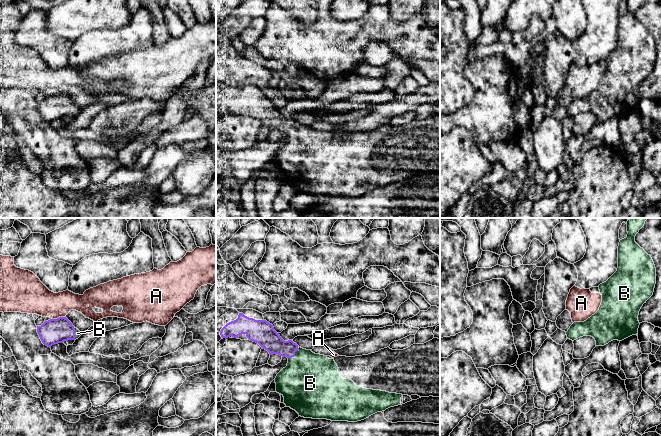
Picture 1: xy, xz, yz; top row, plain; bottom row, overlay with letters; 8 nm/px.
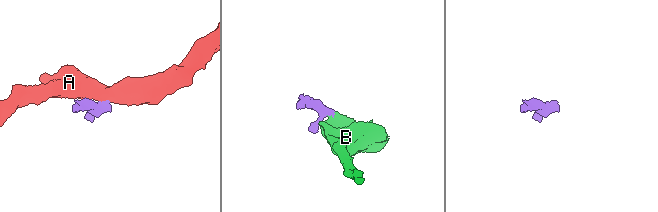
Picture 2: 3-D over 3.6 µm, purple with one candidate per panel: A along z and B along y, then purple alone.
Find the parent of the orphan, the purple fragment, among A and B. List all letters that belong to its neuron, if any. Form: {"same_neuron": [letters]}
{"same_neuron": ["B"]}

